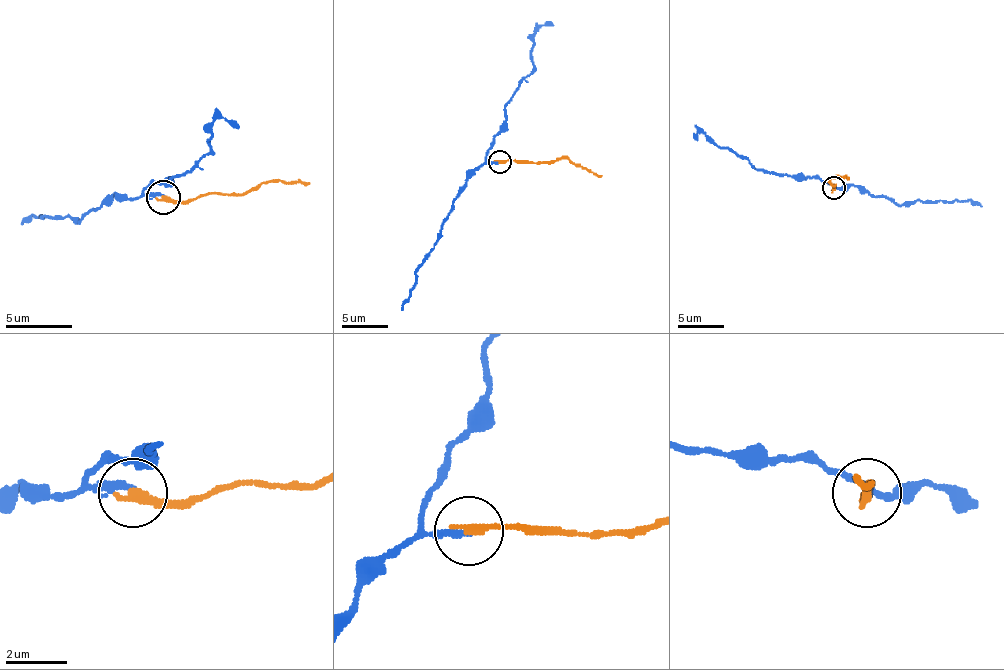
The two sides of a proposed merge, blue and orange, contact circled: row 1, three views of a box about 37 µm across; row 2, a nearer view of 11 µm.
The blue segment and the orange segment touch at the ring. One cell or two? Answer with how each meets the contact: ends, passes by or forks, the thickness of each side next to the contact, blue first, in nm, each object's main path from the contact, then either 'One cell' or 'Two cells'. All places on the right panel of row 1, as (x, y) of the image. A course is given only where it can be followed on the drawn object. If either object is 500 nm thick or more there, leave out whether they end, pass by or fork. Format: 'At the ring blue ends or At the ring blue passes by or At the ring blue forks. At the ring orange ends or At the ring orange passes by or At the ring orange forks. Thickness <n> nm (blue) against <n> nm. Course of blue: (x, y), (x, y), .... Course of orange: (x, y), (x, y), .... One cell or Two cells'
At the ring blue ends. At the ring orange ends. Thickness 220 nm (blue) against 240 nm. Course of blue: (833, 187), (810, 178), (777, 175), (757, 168), (738, 155), (717, 148), (701, 131), (696, 141). Course of orange: (833, 187), (835, 185), (831, 180), (835, 175), (849, 178). Two cells

